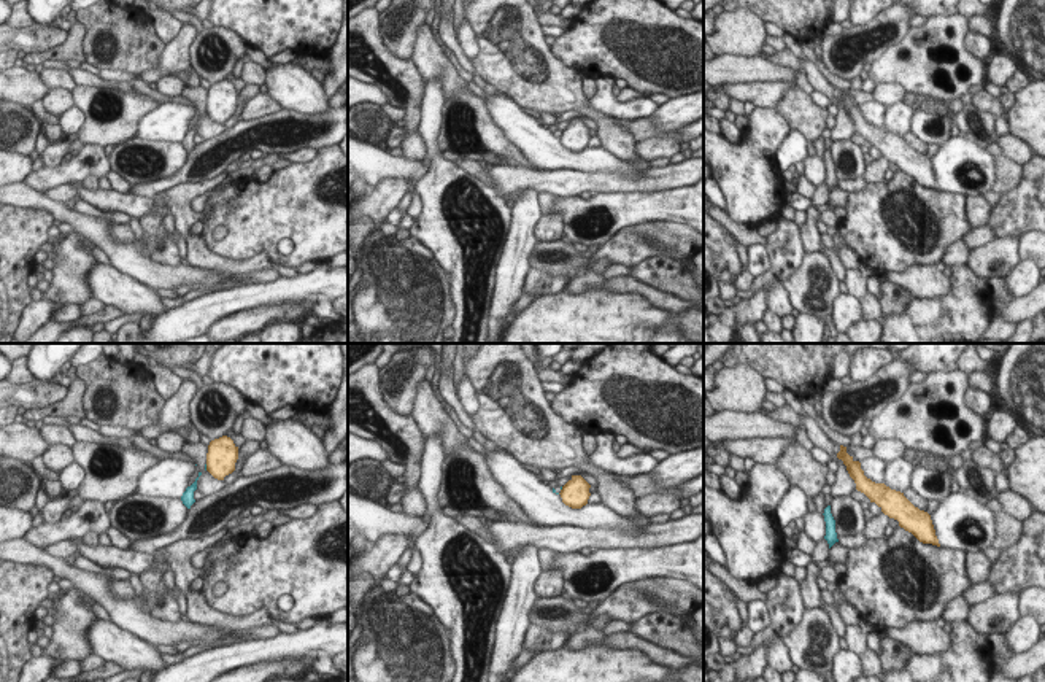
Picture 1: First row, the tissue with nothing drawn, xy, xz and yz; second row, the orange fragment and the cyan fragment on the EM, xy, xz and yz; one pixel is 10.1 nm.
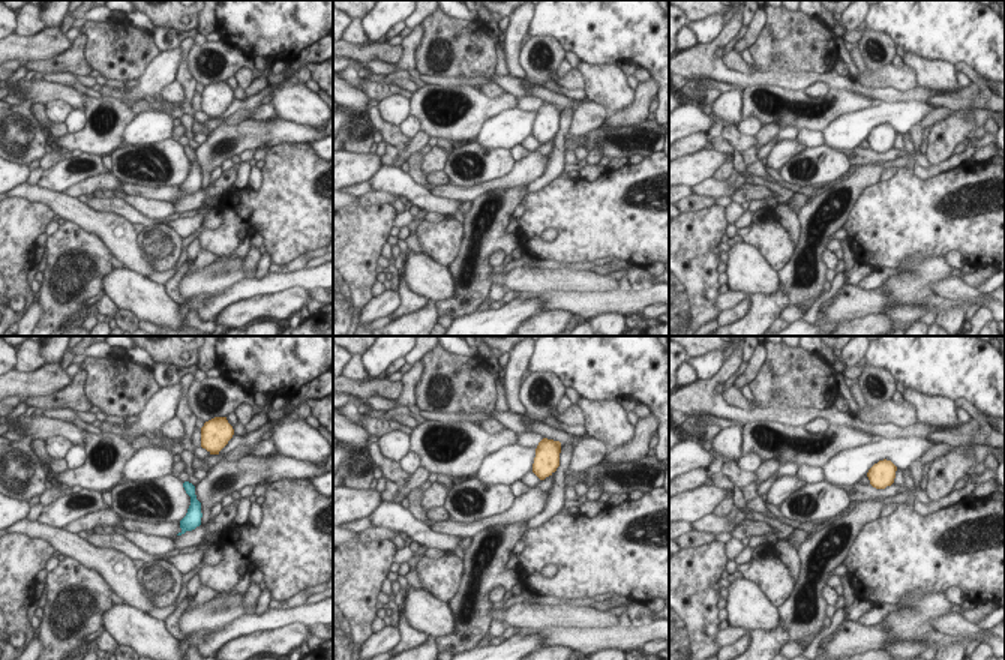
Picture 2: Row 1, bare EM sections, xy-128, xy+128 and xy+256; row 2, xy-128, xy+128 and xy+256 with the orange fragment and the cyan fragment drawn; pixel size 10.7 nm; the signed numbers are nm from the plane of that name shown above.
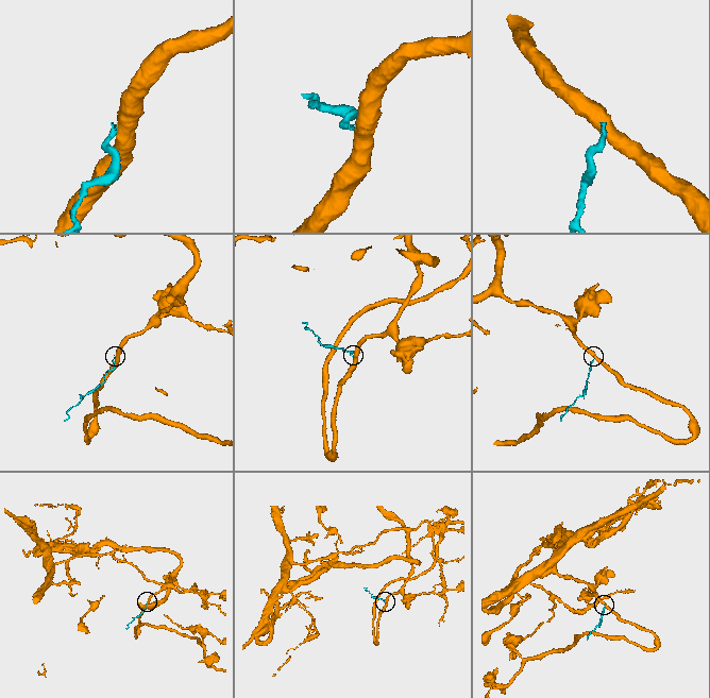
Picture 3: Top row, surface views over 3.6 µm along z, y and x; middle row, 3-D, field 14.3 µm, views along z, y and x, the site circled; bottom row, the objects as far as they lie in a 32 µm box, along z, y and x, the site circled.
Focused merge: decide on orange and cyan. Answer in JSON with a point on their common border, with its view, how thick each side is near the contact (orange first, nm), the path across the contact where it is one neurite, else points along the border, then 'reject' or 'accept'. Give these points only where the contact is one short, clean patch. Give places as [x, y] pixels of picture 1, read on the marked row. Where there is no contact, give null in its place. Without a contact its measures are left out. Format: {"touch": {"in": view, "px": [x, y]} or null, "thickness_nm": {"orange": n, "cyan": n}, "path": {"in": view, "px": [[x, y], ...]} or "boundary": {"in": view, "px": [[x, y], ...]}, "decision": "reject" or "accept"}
{"touch": {"in": "xy", "px": [207, 468]}, "thickness_nm": {"orange": 300, "cyan": 30}, "boundary": {"in": "xy", "px": [[205, 464], [207, 469]]}, "decision": "reject"}

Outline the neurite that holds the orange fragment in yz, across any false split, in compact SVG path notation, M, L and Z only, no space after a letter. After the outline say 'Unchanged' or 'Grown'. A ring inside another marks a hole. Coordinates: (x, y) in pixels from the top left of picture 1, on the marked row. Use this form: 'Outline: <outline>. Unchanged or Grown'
Outline: M840 445L837 458L843 461L856 490L875 502L885 515L899 521L899 526L912 533L920 542L940 547L931 515L915 507L900 491L891 490L885 483L875 483L864 475L861 463L846 453Z. Unchanged

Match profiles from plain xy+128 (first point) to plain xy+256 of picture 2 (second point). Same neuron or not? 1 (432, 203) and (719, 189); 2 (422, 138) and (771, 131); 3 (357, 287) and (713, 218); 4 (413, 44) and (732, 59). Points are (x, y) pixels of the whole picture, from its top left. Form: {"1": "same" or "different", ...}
{"1": "same", "2": "same", "3": "same", "4": "different"}

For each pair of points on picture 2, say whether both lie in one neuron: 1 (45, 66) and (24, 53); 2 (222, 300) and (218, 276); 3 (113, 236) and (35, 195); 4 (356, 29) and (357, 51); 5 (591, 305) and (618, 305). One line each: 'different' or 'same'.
1: different
2: different
3: same
4: different
5: same

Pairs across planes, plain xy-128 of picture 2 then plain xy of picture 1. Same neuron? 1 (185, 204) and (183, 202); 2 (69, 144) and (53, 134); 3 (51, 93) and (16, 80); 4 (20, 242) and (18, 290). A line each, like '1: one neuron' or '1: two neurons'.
1: two neurons
2: two neurons
3: one neuron
4: one neuron

